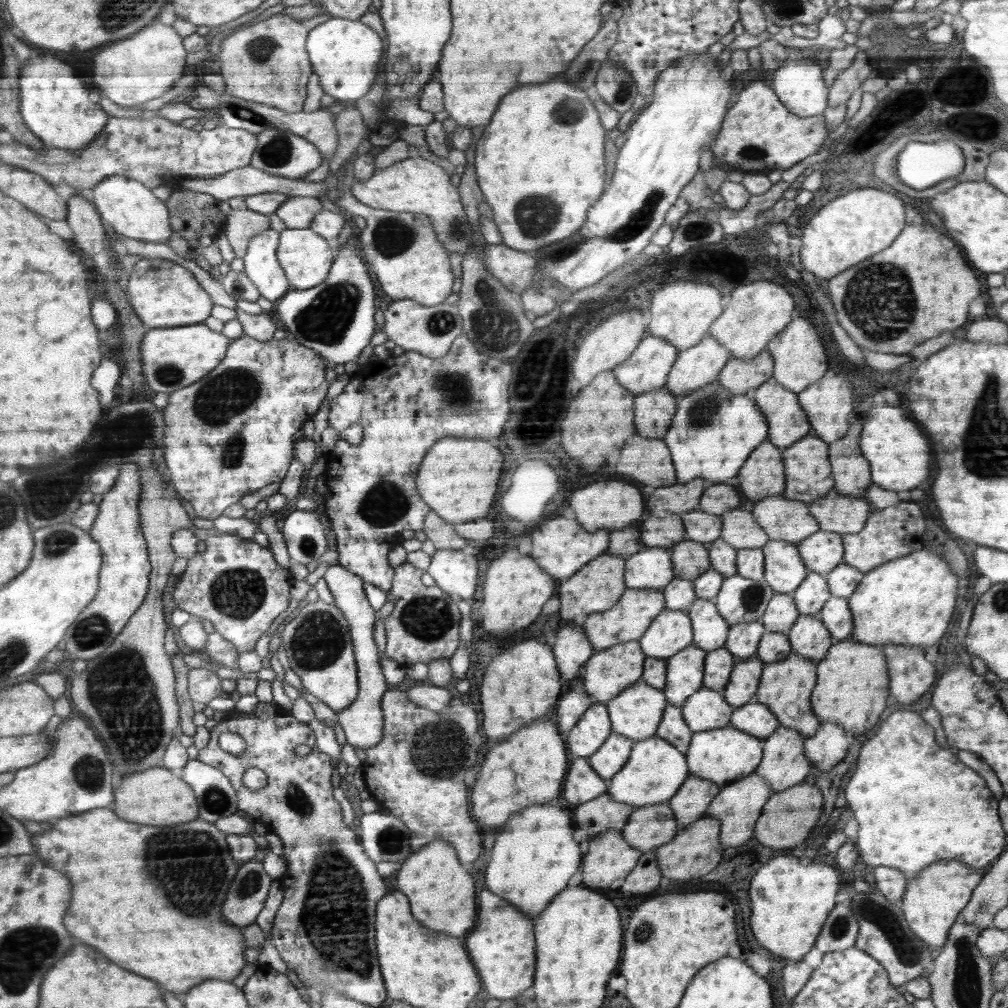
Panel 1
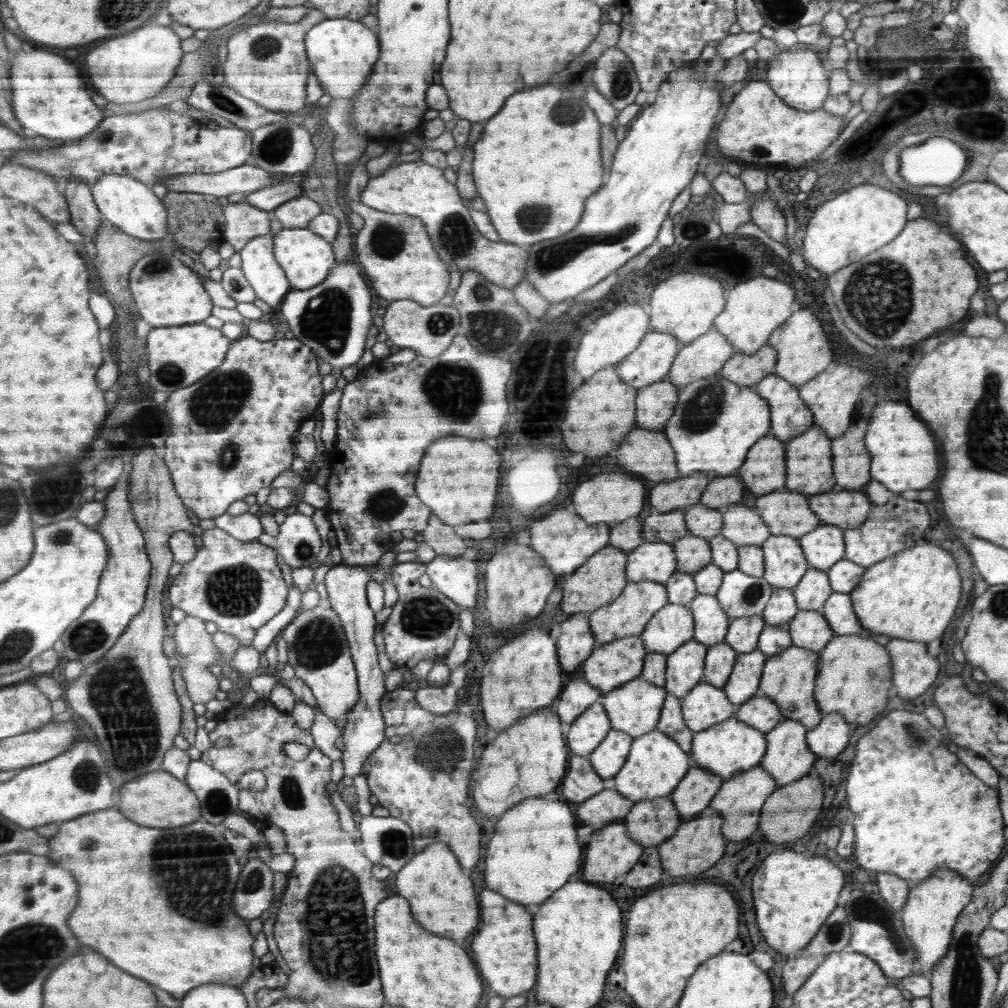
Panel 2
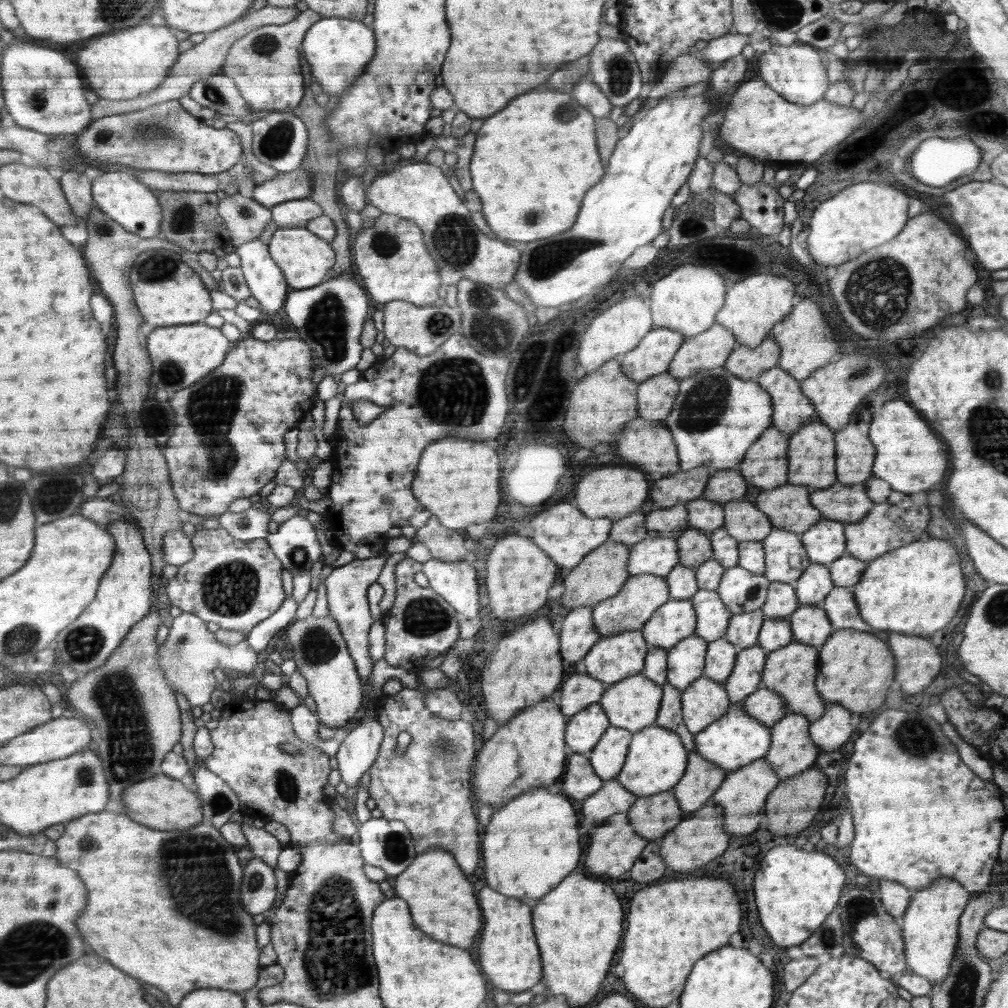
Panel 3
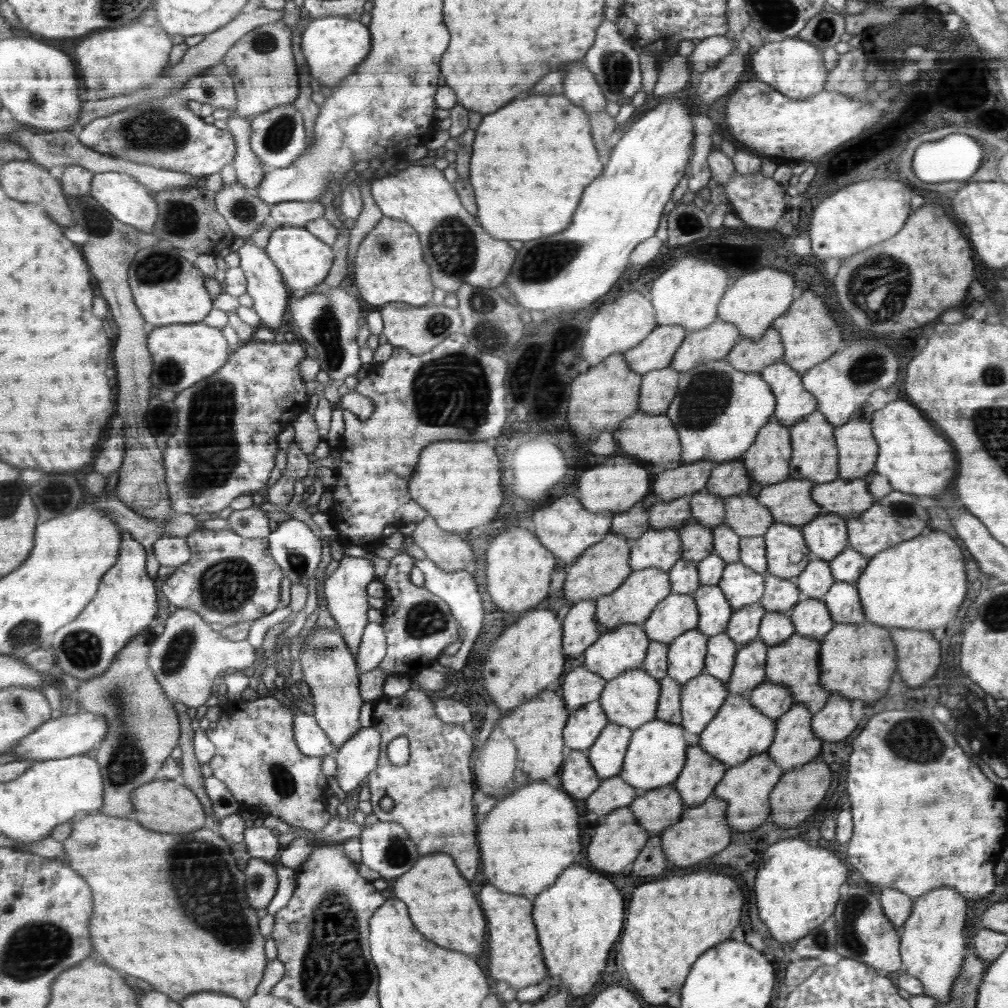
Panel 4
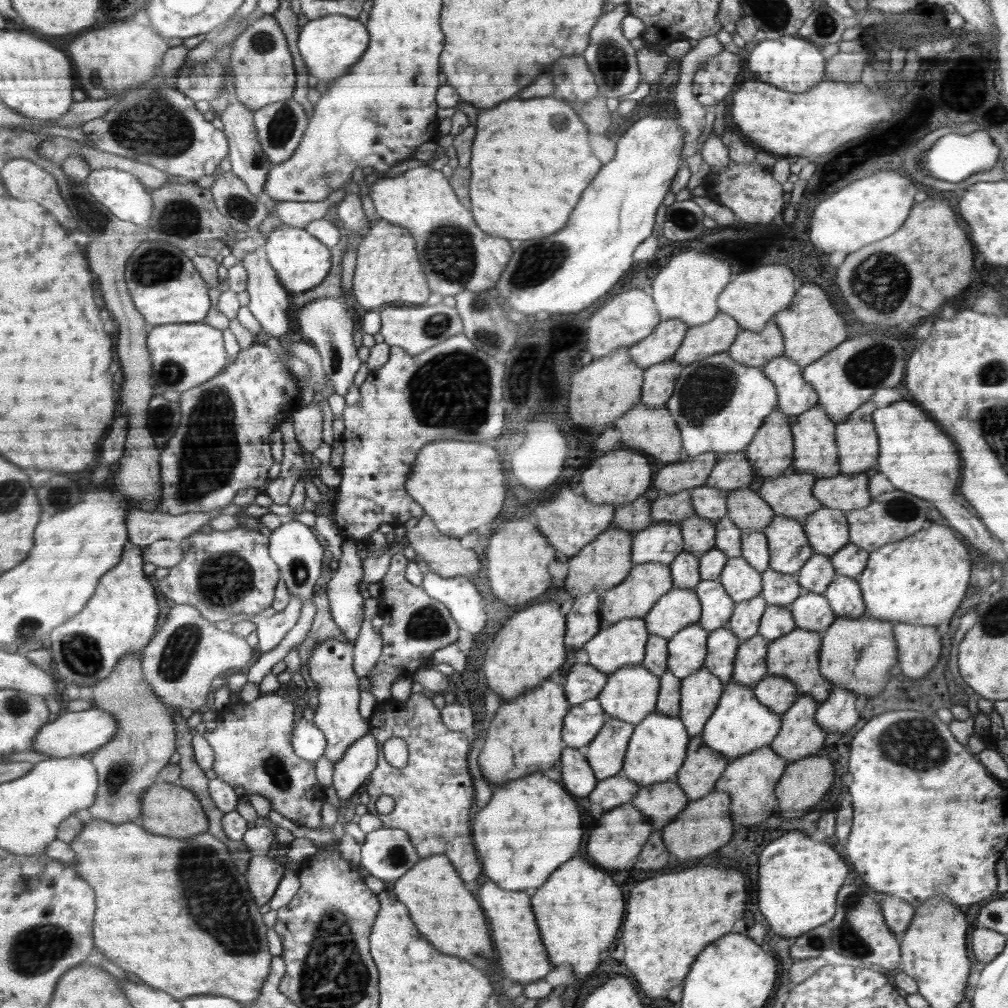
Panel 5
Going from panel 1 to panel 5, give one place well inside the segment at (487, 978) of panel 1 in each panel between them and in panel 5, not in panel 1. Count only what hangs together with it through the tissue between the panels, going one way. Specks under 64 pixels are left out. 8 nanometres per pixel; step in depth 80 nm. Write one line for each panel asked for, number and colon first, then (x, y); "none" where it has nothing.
2: (504, 947)
3: (509, 952)
4: (514, 953)
5: (523, 959)

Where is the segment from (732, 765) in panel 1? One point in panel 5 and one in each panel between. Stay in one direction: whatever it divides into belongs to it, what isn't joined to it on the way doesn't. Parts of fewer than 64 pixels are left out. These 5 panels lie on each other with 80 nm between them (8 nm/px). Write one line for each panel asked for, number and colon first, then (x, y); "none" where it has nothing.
2: (733, 747)
3: (734, 741)
4: (740, 731)
5: (740, 724)

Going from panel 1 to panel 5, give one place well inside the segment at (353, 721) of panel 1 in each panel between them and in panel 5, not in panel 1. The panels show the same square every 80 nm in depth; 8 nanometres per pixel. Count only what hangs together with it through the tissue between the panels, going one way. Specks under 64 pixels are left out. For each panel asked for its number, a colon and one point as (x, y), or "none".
2: (346, 586)
3: (347, 586)
4: (345, 592)
5: (346, 603)

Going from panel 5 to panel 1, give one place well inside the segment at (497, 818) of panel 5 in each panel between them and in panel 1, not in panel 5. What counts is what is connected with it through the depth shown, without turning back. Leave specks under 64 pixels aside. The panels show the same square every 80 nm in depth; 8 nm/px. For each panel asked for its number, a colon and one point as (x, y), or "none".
1: (533, 859)
2: (534, 851)
3: (530, 847)
4: (528, 839)

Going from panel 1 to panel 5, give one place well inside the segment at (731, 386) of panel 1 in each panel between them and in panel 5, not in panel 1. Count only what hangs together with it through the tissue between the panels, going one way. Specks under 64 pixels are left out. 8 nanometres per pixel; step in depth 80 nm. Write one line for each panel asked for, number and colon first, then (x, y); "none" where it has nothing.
2: (745, 370)
3: (747, 363)
4: (748, 355)
5: (755, 349)

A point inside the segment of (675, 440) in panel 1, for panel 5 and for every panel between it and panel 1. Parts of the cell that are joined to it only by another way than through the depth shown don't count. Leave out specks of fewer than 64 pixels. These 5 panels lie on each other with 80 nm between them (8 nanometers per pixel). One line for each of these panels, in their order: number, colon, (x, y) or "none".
2: (716, 423)
3: (717, 417)
4: (720, 411)
5: (721, 404)

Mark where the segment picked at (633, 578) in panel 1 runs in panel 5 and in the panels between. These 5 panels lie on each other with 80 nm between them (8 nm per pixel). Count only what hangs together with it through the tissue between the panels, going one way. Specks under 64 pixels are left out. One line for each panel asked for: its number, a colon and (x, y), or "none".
2: (657, 561)
3: (657, 555)
4: (660, 548)
5: (662, 542)

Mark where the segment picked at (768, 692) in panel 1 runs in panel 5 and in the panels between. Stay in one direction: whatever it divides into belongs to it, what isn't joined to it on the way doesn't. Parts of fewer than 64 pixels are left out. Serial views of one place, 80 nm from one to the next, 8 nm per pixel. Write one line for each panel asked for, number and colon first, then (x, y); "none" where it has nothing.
2: (789, 678)
3: (791, 671)
4: (794, 664)
5: (796, 655)

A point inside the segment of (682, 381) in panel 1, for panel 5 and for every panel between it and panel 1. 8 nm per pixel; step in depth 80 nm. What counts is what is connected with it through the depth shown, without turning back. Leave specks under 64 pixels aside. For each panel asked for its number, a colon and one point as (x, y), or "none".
2: (706, 355)
3: (712, 348)
4: (715, 342)
5: (702, 341)

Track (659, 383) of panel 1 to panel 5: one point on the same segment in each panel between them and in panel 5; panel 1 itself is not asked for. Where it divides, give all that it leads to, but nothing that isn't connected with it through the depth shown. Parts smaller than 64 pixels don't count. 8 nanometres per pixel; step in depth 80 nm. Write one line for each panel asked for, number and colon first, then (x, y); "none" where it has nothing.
2: (650, 362)
3: (653, 356)
4: (656, 351)
5: (665, 340)

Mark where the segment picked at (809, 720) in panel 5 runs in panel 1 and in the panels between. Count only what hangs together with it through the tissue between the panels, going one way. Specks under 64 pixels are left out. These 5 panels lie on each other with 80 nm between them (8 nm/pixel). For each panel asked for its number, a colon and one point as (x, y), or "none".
1: (784, 765)
2: (788, 758)
3: (791, 752)
4: (794, 744)

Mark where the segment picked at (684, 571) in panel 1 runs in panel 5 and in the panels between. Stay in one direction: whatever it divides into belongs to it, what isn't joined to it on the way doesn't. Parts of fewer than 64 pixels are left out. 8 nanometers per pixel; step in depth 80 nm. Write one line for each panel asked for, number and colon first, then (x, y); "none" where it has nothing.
2: (693, 553)
3: (695, 548)
4: (697, 542)
5: (698, 532)

